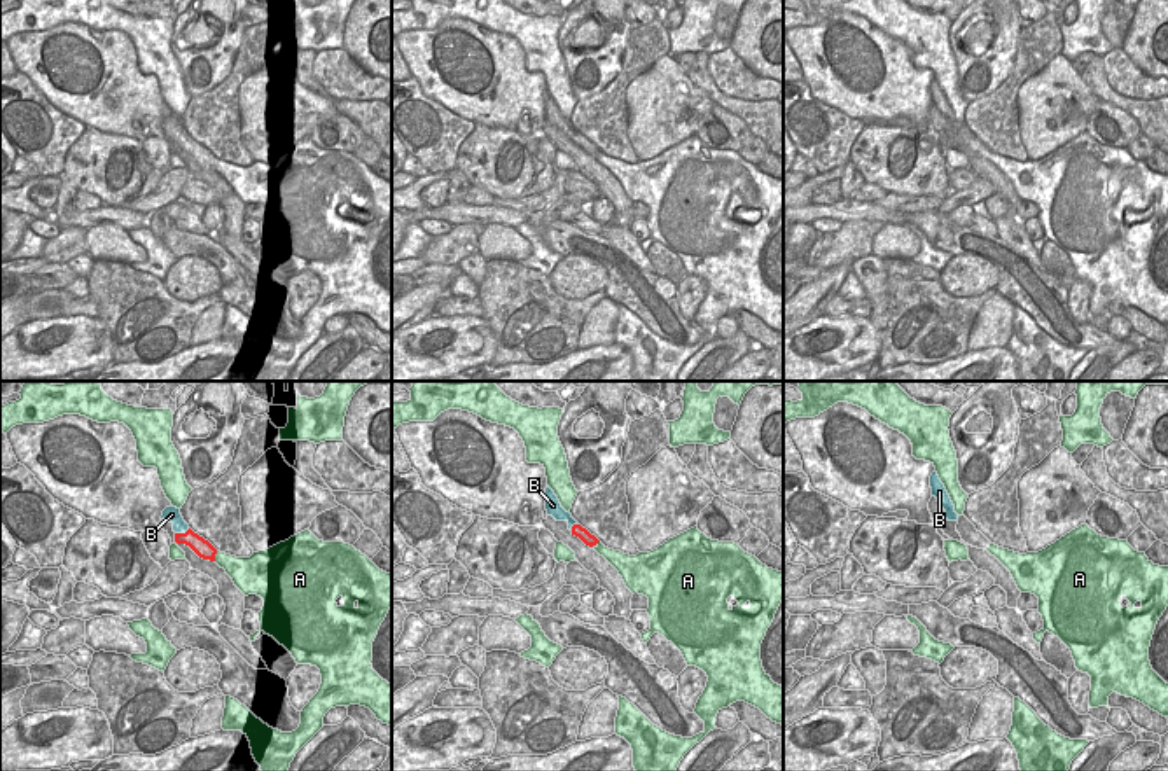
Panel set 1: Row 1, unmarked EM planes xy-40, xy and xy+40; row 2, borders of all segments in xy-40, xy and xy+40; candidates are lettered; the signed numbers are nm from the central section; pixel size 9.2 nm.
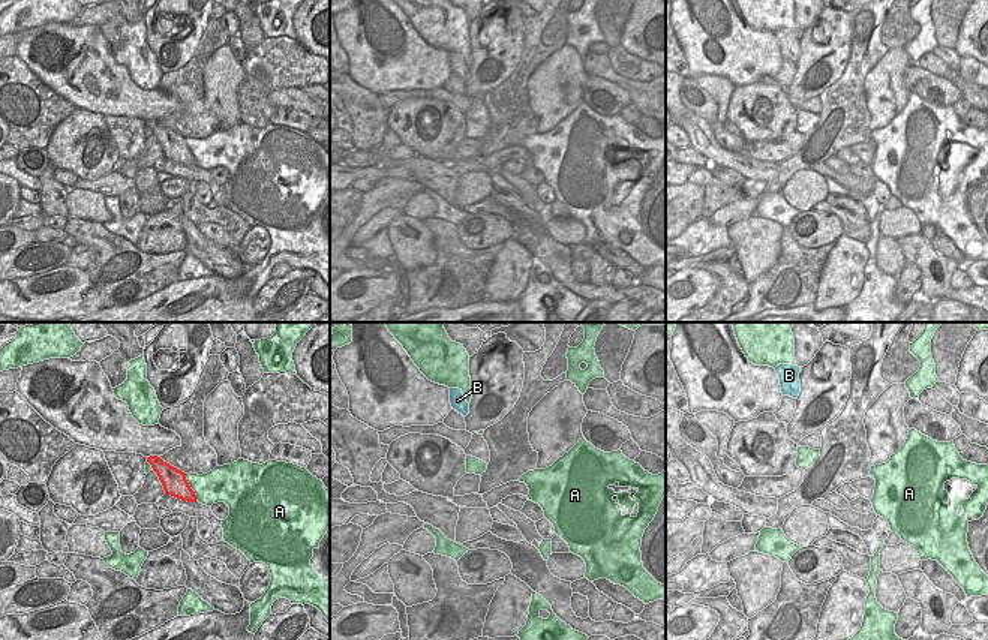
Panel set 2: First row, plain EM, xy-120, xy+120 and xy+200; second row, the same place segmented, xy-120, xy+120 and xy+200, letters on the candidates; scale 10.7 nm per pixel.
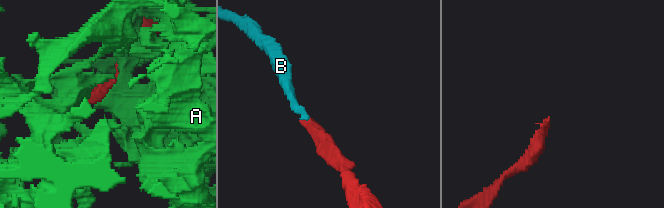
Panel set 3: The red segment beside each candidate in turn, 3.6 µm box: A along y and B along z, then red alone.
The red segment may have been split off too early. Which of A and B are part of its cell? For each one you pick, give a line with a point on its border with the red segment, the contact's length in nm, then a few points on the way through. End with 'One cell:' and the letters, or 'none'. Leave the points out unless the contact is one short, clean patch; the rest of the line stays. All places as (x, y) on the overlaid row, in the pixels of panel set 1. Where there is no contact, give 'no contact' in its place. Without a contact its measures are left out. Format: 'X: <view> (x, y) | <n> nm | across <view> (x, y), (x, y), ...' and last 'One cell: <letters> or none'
B: xy-40 (182, 534) | 150 nm | across xy-40 (198, 544), (182, 534), (179, 521), (172, 514)
One cell: B

